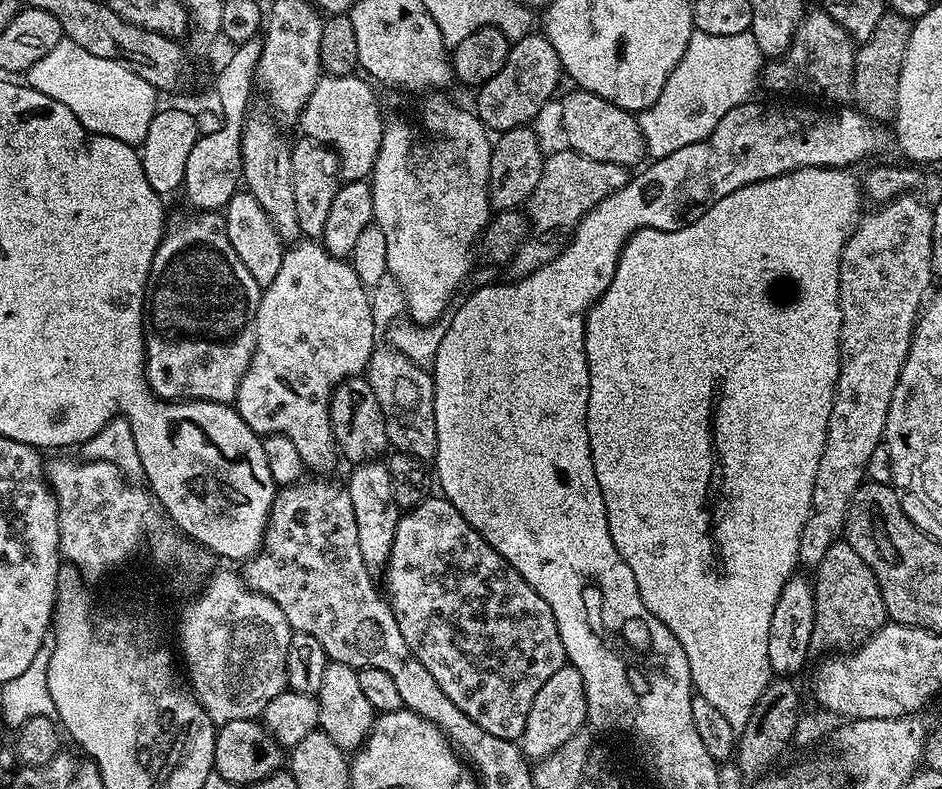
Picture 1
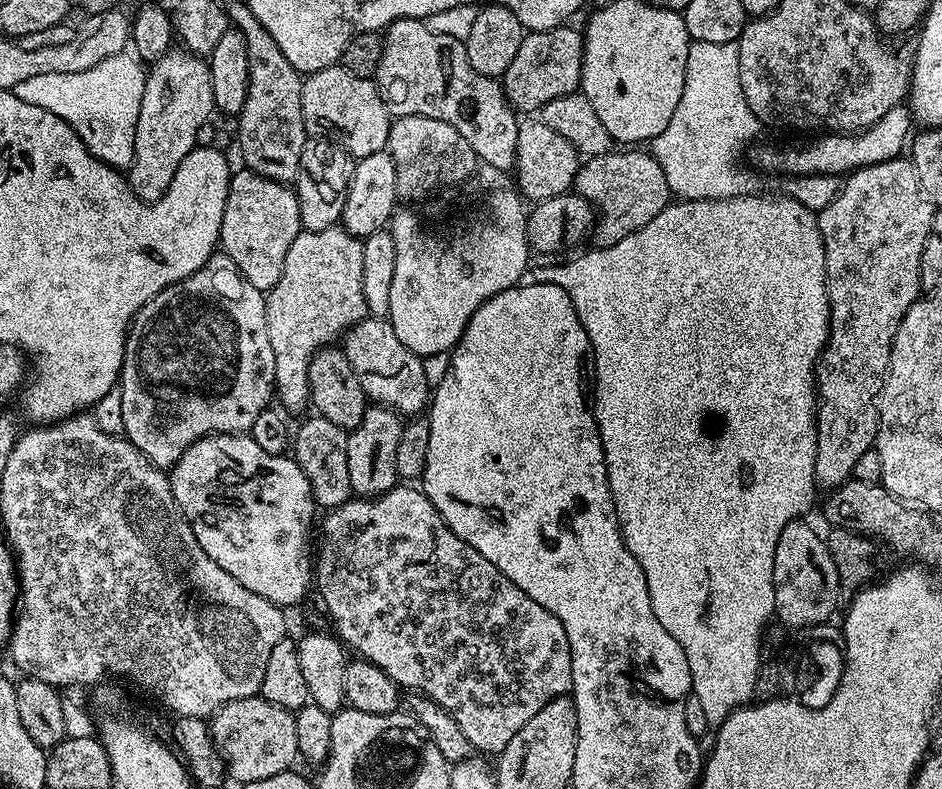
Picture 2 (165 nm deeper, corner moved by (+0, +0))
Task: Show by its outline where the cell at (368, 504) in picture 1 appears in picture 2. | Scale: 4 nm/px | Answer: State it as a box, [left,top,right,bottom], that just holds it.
[346,406,404,498]

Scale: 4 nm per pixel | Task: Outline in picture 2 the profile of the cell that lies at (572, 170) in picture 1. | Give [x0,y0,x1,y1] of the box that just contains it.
[575,150,670,248]

